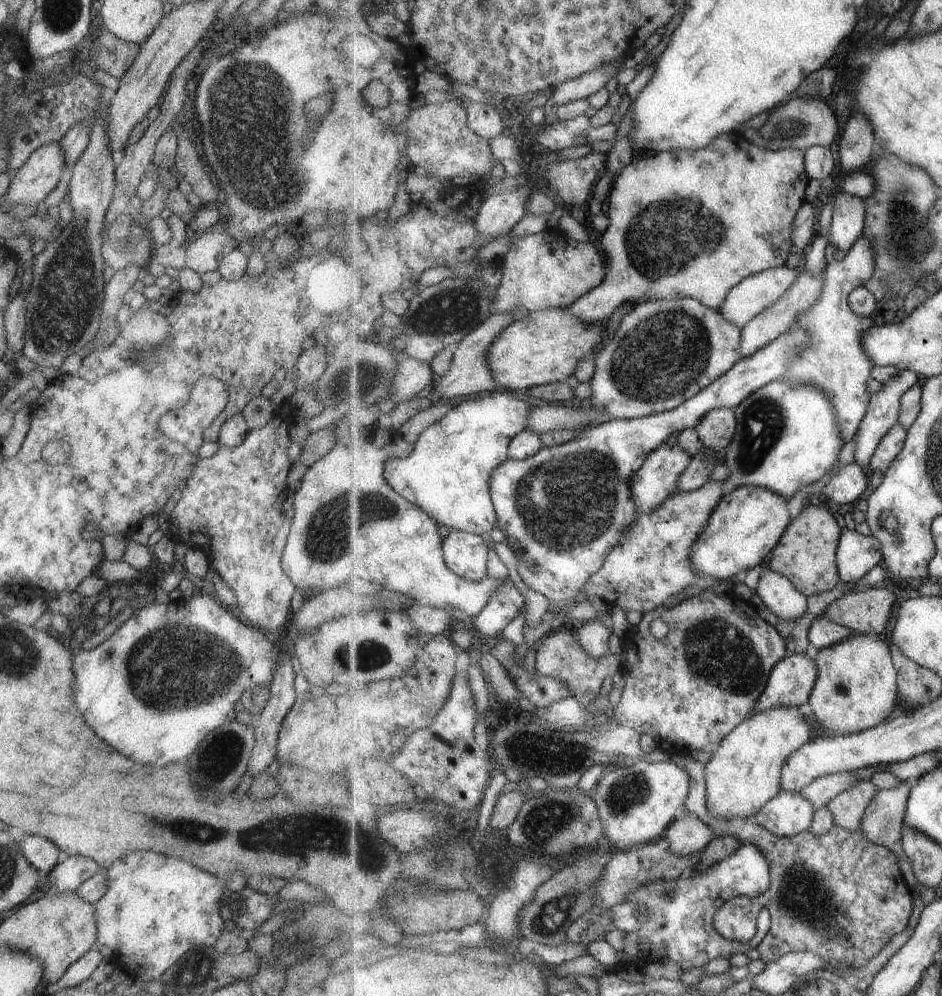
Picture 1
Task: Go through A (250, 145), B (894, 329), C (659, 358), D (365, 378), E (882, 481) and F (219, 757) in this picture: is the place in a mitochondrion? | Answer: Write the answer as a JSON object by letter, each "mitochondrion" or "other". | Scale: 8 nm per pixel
{"A":"mitochondrion","B":"other","C":"mitochondrion","D":"mitochondrion","E":"other","F":"mitochondrion"}

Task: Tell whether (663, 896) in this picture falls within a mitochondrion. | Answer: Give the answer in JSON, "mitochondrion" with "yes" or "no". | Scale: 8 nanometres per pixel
{"mitochondrion":"yes"}

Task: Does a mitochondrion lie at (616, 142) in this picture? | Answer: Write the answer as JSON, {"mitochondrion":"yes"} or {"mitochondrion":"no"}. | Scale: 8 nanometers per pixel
{"mitochondrion":"no"}

